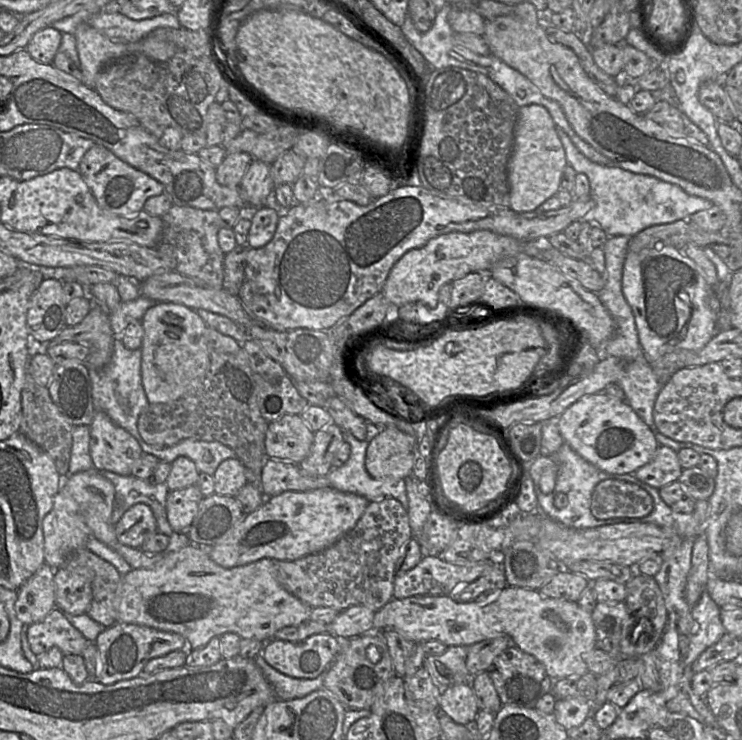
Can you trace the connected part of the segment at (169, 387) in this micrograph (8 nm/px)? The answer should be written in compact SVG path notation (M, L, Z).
M157 302L140 320L144 334L141 345L141 380L149 404L169 403L200 387L209 367L208 327L196 310L173 302Z

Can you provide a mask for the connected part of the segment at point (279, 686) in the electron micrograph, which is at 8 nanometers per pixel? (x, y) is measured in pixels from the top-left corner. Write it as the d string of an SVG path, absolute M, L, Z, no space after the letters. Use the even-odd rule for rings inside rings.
M257 655L253 660L271 684L277 700L302 698L312 692L323 689L325 672L313 679L293 678L272 668L261 655Z

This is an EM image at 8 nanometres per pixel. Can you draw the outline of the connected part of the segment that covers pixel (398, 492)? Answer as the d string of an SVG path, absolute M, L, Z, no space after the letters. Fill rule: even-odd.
M366 422L366 438L358 440L349 431L343 431L344 442L350 445L350 455L348 460L339 468L332 468L326 475L330 488L340 492L352 493L366 498L369 502L381 501L386 498L393 498L399 501L407 510L408 498L405 479L399 480L377 480L372 478L365 468L365 455L369 442L378 435L384 428L371 422Z

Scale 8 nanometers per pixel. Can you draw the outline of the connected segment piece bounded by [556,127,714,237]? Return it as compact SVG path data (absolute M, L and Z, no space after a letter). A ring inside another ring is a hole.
M556 127L556 132L565 150L567 165L571 166L576 173L585 174L589 180L589 196L595 205L582 221L595 223L609 237L632 237L648 227L687 220L692 214L714 206L705 198L690 195L681 187L653 176L636 174L613 163L609 166L594 163L575 147L561 128Z

